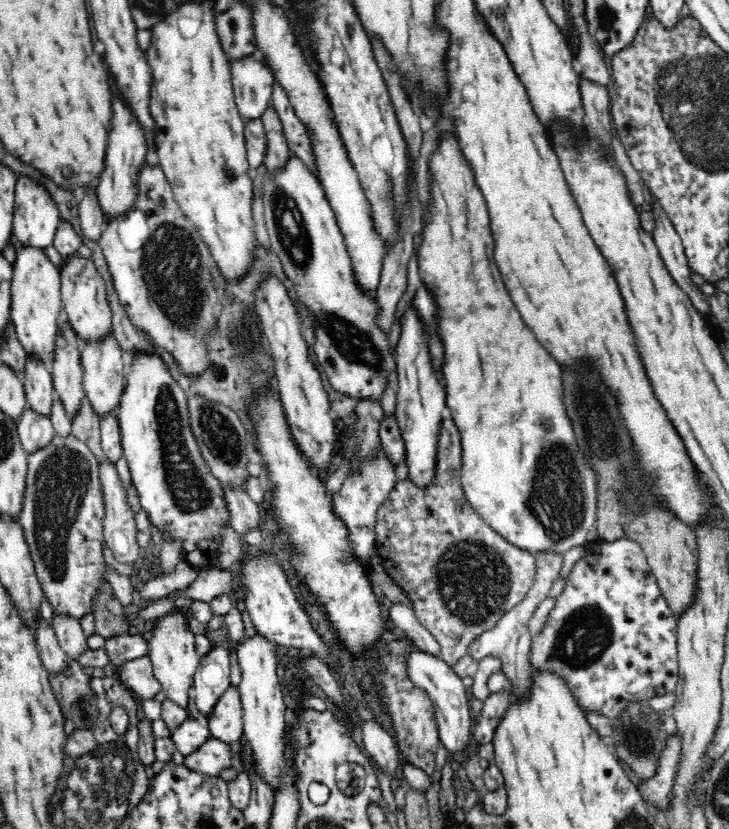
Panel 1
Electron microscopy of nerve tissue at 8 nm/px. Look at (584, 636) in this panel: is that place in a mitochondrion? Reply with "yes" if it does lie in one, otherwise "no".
yes

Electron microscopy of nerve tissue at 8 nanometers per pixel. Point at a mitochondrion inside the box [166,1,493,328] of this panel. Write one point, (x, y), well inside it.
(293, 234)

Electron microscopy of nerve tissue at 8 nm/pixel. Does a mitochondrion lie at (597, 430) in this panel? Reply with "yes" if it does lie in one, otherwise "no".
yes

